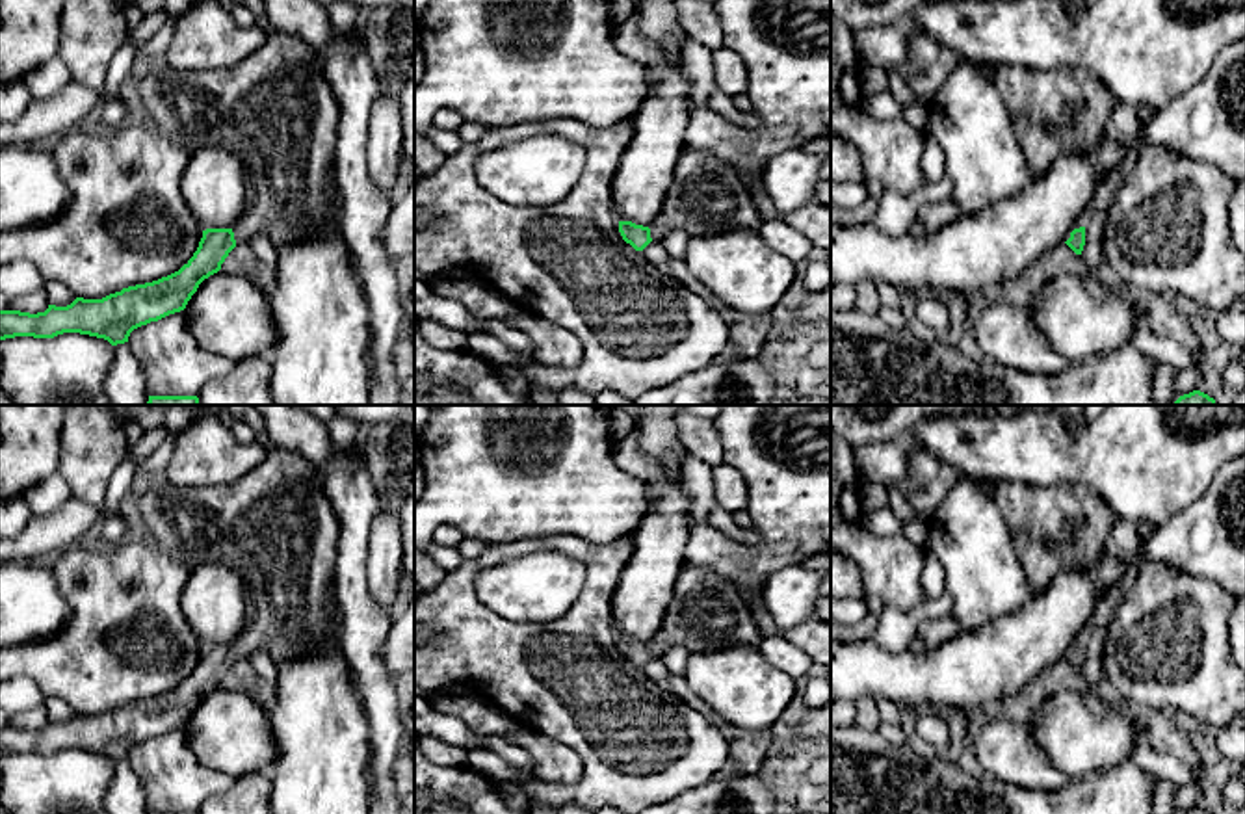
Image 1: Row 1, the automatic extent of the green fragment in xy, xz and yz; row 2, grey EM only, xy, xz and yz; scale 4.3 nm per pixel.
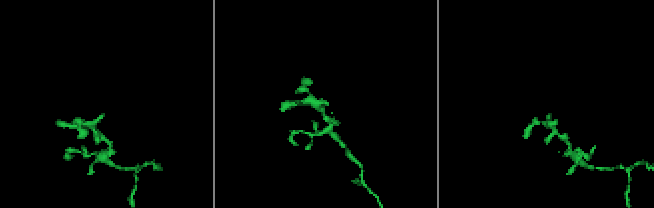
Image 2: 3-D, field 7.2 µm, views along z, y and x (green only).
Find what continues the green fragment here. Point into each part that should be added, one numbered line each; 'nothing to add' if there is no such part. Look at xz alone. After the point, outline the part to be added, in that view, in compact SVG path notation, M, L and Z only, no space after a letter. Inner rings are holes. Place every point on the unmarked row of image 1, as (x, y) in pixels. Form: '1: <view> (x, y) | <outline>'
1: xz (707, 612) | M684 569L663 623L649 645L650 654L662 658L671 647L697 654L758 645L760 639L749 604L732 582L699 569Z

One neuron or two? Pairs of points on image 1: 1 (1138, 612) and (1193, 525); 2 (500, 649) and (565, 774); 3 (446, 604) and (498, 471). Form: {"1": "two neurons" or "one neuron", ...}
{"1": "two neurons", "2": "two neurons", "3": "two neurons"}

